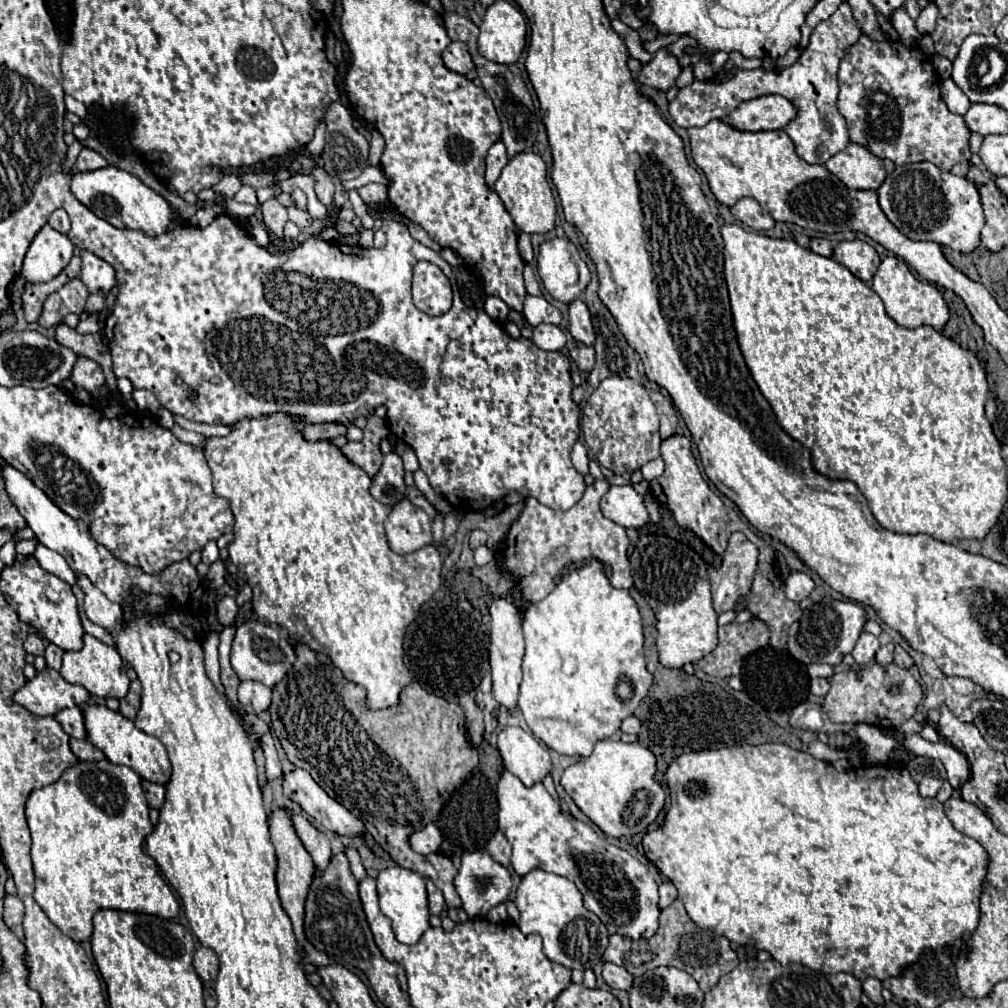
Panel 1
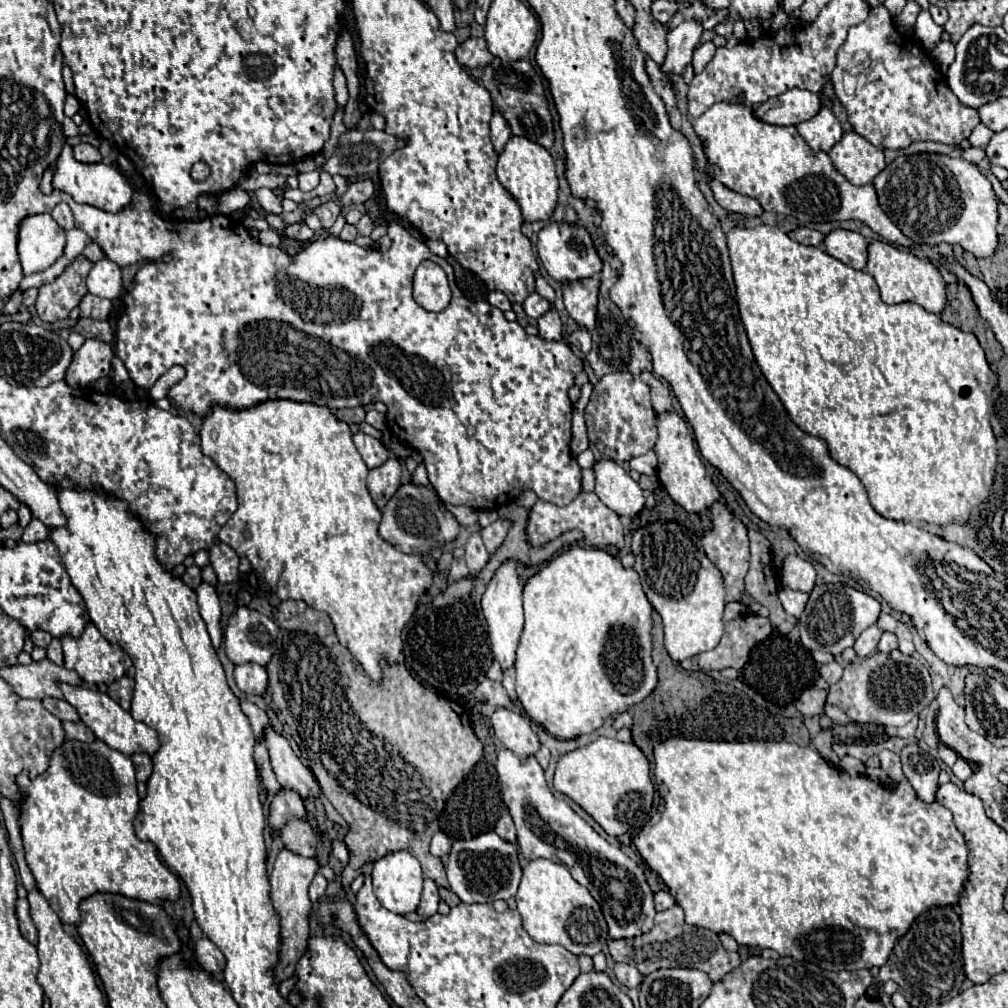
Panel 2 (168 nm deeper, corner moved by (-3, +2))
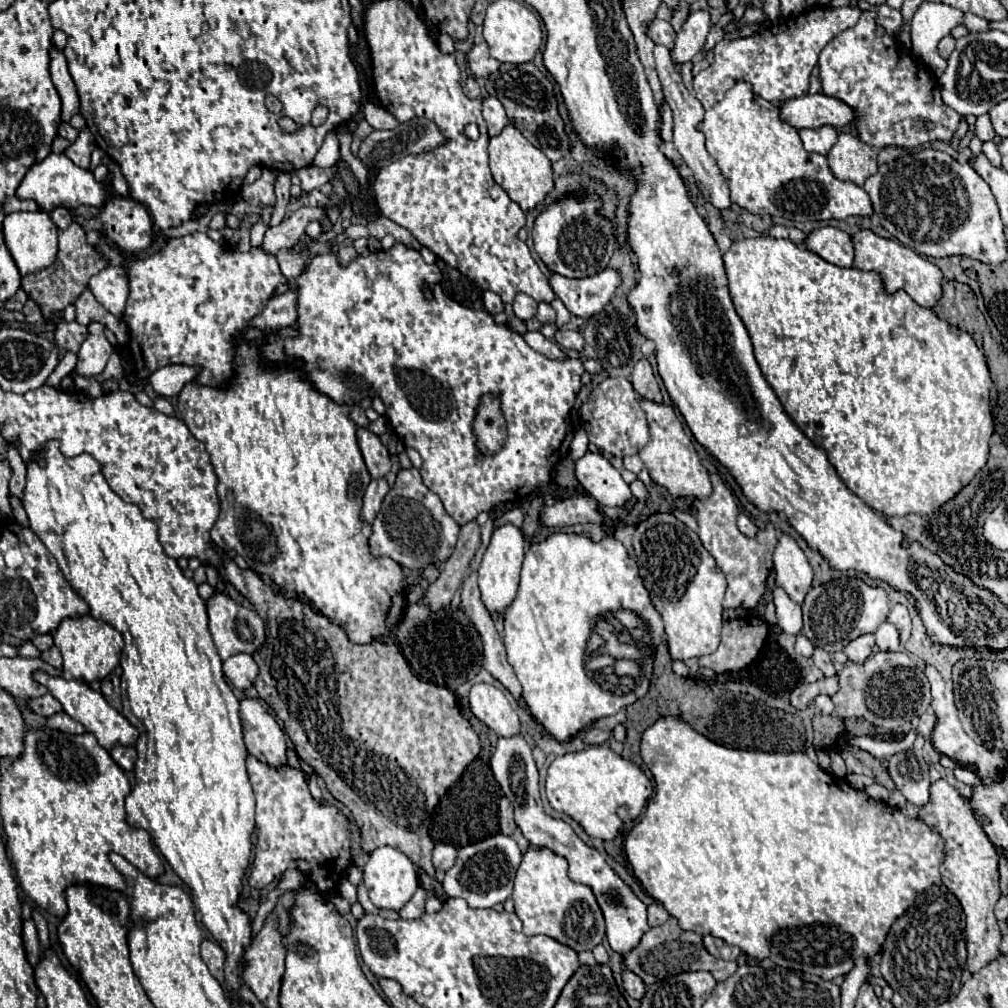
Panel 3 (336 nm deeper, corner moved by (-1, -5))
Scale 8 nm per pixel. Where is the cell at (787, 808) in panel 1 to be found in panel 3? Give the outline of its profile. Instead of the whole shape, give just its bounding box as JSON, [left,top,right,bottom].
[625,717,945,981]

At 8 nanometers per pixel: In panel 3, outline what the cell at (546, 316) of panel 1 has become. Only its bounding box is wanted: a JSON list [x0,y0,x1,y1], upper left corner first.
[513,293,537,321]

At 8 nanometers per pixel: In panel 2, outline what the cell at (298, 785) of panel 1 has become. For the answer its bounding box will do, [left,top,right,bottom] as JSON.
[263,724,317,798]

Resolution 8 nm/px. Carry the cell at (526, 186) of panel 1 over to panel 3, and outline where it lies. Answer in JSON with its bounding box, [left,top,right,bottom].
[489,125,553,213]

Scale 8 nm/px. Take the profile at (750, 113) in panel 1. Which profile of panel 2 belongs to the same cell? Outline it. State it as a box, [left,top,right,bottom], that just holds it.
[755,88,821,126]

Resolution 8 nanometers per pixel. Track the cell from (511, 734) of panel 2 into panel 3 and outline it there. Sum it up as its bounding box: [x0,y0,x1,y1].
[469,683,521,737]

